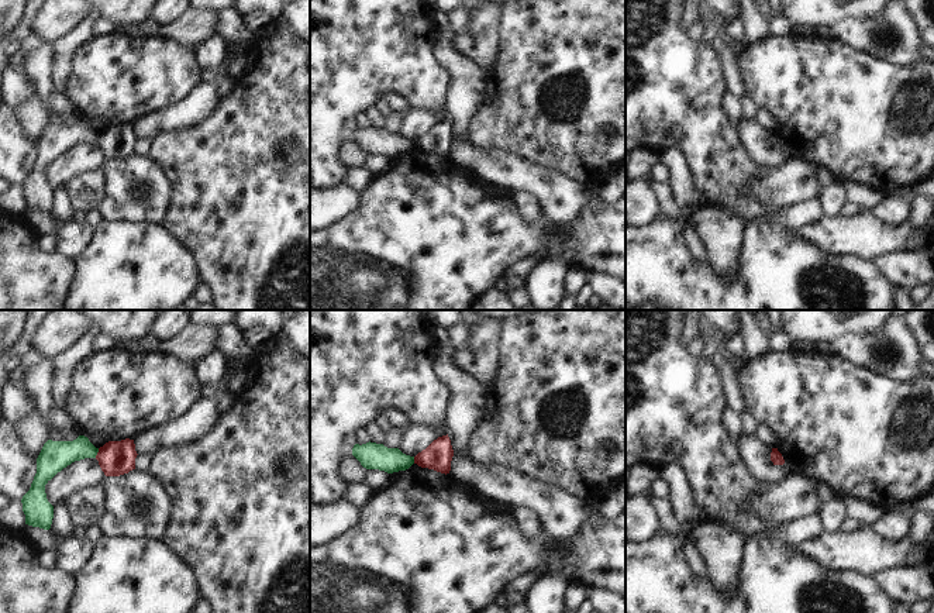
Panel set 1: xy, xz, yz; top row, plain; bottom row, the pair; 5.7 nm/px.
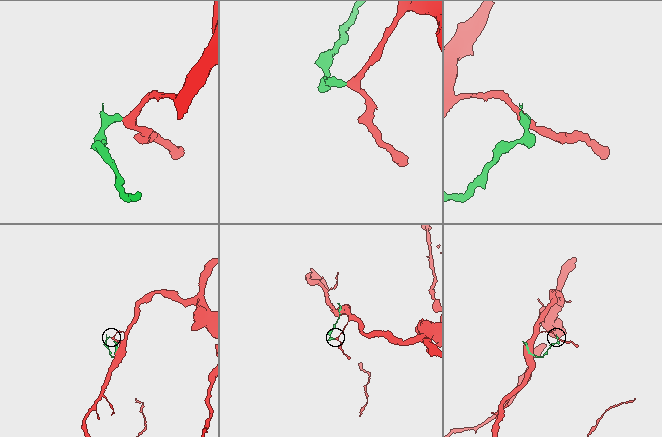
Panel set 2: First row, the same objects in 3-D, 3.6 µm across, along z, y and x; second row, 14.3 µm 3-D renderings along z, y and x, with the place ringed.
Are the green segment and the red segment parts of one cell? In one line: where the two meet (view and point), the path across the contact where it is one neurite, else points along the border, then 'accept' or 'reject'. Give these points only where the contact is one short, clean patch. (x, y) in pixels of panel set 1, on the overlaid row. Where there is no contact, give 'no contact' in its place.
contact xy (97, 451); border xy (99, 448), (95, 457); reject

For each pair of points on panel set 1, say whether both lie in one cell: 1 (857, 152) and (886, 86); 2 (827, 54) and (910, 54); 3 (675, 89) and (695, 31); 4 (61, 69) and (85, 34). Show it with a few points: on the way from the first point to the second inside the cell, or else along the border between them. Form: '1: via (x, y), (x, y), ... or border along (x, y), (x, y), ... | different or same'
1: via (858, 135), (886, 103) | same
2: border along (837, 38), (898, 66) | different
3: border along (686, 33), (693, 41), (700, 42) | different
4: via (61, 59), (62, 52), (75, 40) | same

